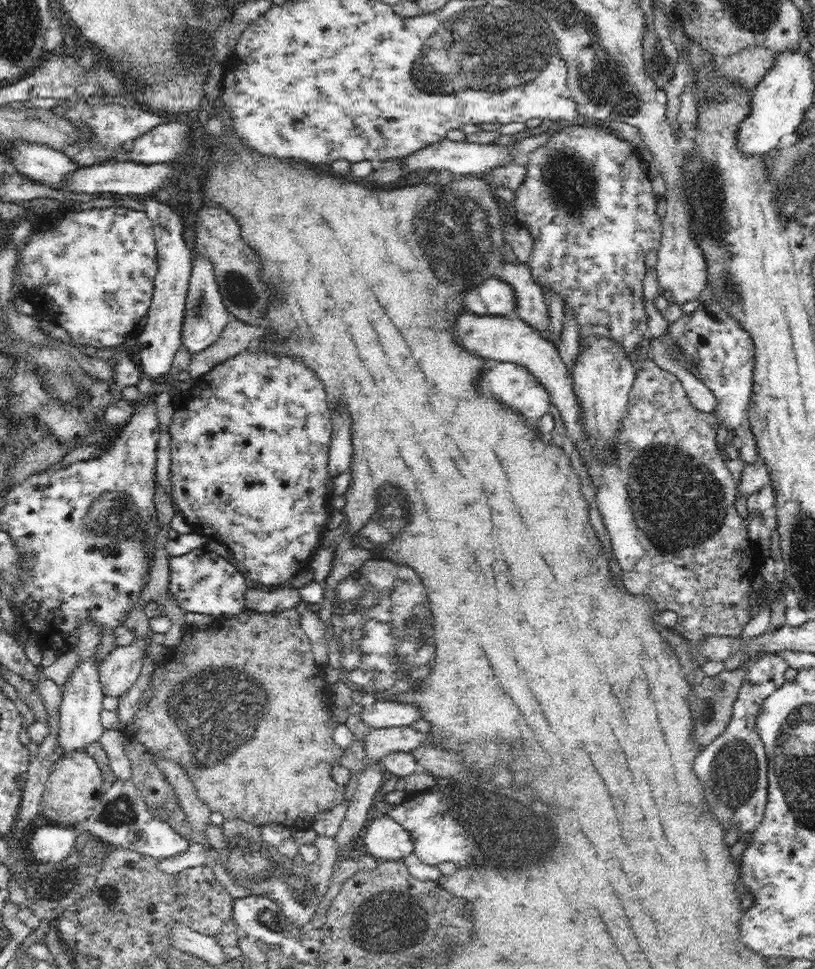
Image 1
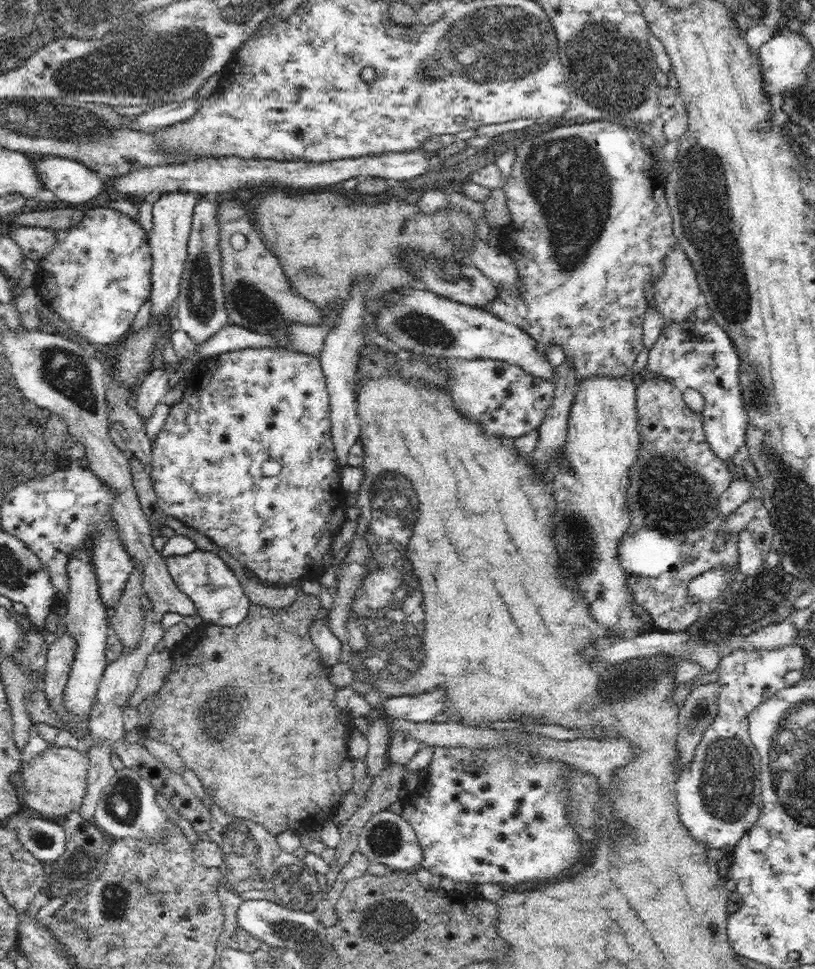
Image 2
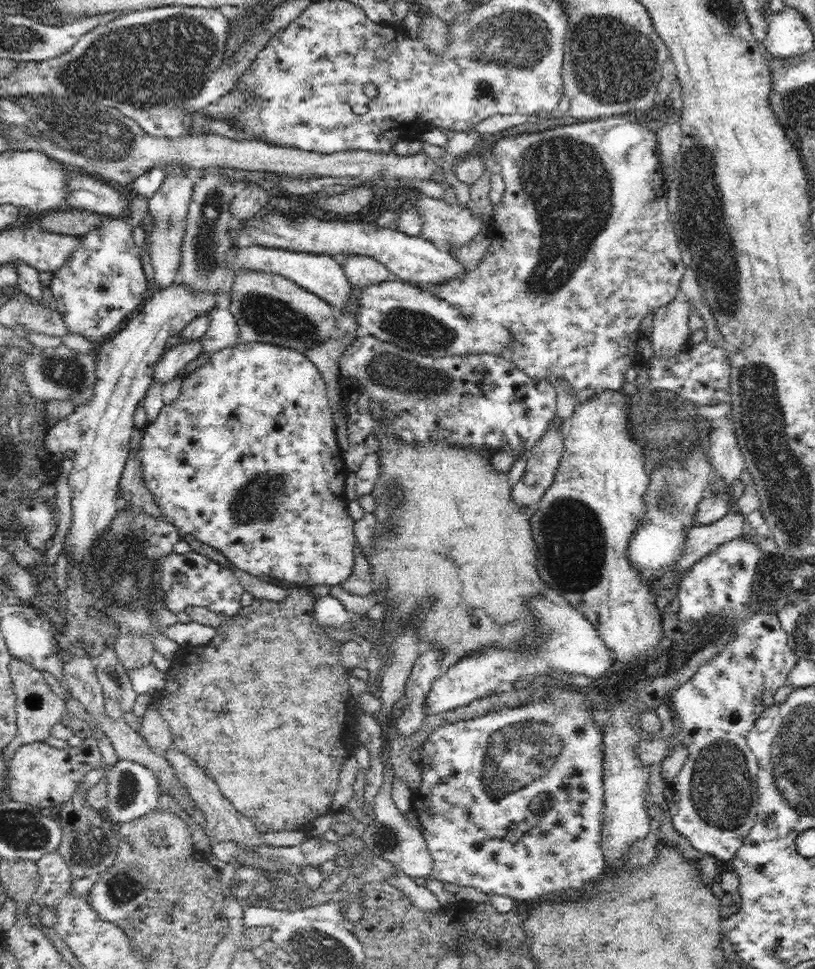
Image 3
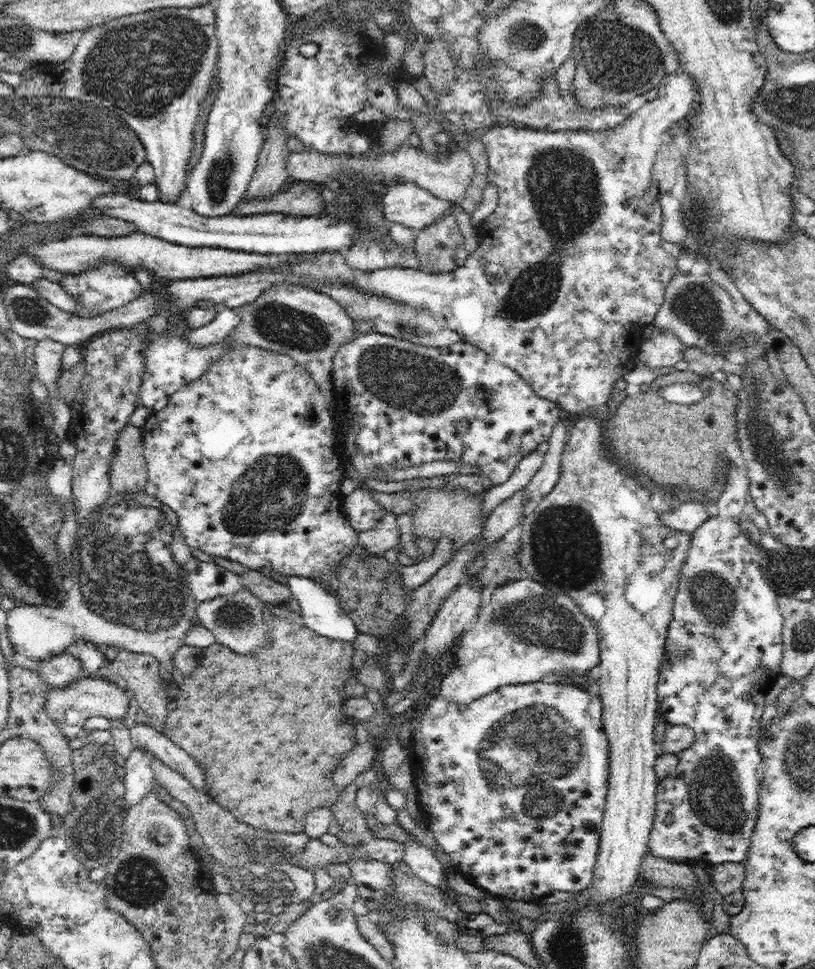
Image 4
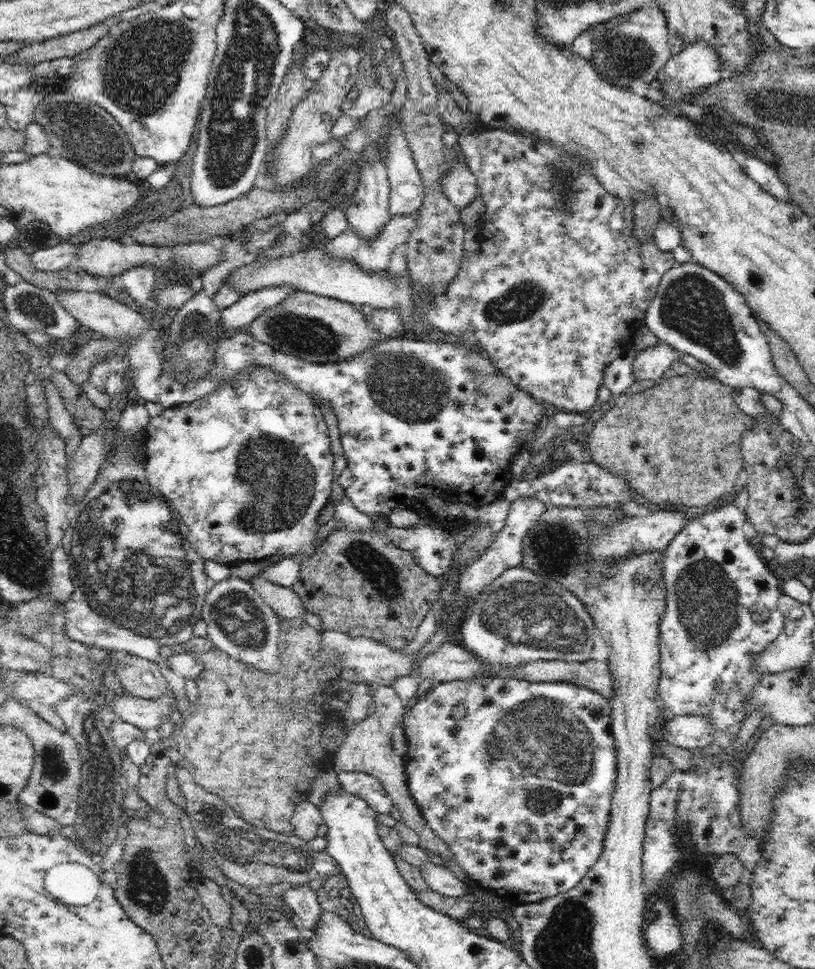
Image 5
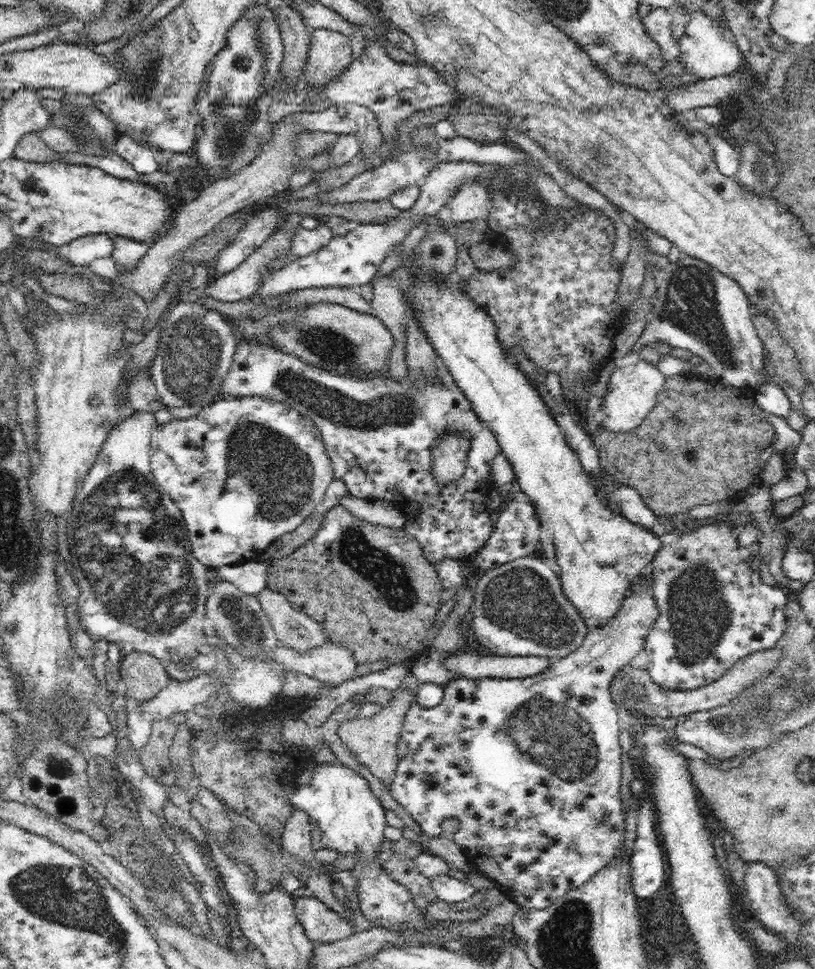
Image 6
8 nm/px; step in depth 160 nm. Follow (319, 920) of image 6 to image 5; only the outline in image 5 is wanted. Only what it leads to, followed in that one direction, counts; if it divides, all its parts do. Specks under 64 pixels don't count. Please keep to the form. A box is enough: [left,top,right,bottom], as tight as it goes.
[282,885,323,931]

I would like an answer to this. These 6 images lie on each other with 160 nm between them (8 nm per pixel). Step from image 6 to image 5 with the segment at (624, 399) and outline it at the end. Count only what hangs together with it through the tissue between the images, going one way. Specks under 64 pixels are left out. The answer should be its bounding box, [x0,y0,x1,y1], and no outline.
[630,342,680,382]

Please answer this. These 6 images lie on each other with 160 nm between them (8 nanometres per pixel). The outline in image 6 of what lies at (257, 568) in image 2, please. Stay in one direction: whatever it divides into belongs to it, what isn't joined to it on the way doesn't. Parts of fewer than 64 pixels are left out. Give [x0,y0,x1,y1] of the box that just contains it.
[150,395,335,569]

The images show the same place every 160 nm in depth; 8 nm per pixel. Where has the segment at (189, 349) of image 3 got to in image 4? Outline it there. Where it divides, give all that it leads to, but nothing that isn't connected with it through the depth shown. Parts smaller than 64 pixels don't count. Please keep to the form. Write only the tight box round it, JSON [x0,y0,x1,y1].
[186,307,240,349]

